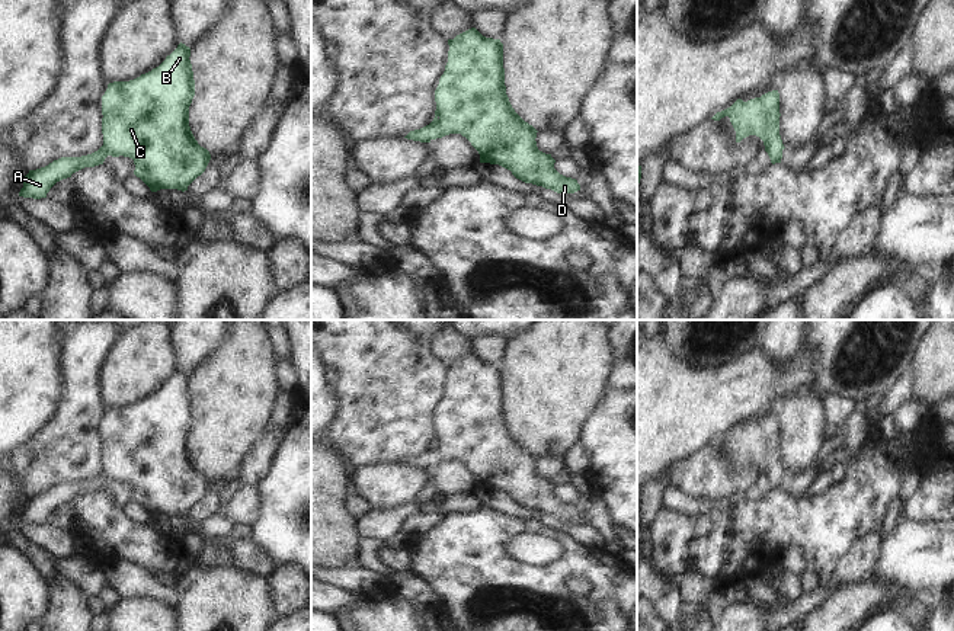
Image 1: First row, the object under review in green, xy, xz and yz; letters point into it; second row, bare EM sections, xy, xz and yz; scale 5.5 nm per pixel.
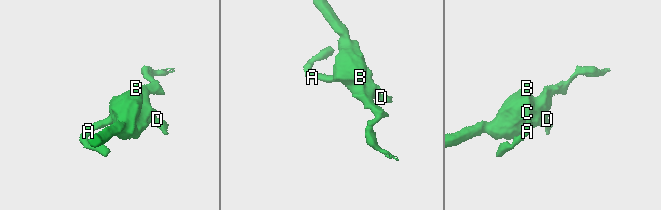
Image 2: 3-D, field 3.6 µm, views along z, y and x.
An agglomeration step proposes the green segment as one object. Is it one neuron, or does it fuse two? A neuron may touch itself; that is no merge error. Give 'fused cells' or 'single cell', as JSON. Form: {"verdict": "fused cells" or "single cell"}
{"verdict": "single cell"}

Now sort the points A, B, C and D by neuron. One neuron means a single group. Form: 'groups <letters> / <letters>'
groups A B C D

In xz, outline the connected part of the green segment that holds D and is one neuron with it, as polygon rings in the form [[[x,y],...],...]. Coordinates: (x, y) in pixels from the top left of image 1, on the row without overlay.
[[[471,353],[454,365],[448,365],[448,388],[435,416],[436,436],[433,446],[410,457],[404,464],[430,468],[449,459],[461,459],[480,480],[480,489],[499,490],[525,507],[557,519],[580,516],[576,505],[566,503],[554,494],[556,486],[537,473],[537,455],[525,448],[512,433],[506,420],[503,369],[486,363]]]

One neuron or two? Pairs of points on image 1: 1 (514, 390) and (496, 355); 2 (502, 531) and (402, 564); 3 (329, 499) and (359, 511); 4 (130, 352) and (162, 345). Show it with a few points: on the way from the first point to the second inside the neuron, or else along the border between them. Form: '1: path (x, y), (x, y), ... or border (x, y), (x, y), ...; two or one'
1: border (509, 342), (508, 352), (499, 364); two
2: border (406, 547), (410, 569); two
3: border (349, 496), (349, 509), (358, 518); two
4: path (137, 352), (147, 352), (154, 345); one

